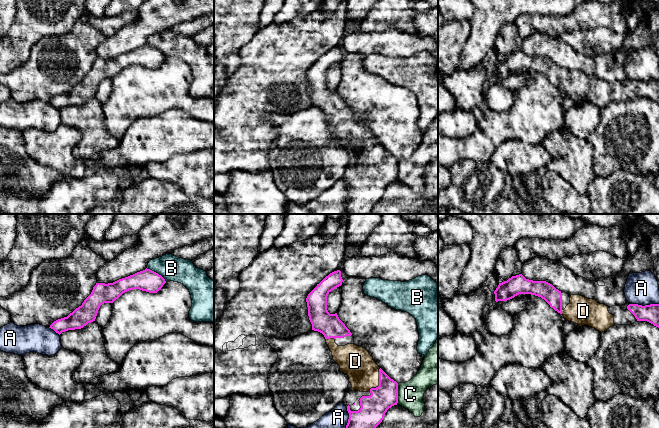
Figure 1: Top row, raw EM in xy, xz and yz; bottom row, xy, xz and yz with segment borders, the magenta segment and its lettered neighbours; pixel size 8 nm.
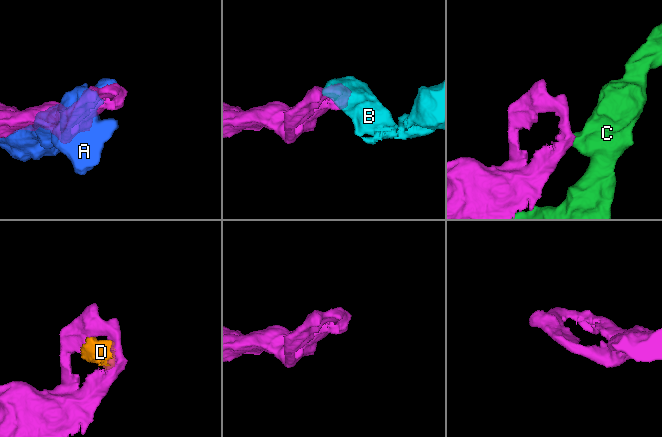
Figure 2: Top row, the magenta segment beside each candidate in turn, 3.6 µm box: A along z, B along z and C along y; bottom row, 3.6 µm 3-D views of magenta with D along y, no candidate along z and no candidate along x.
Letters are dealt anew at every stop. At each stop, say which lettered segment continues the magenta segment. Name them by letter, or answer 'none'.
D

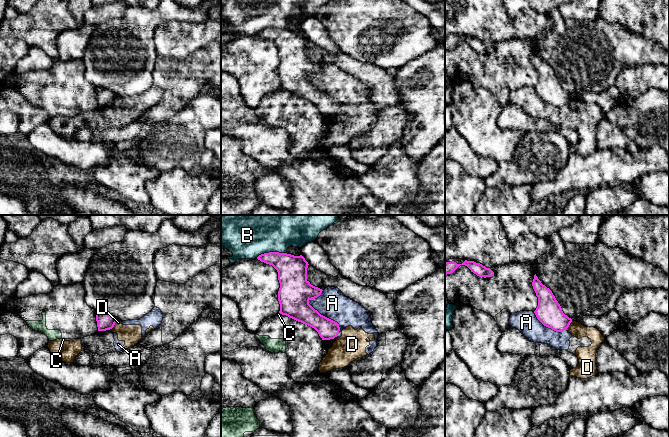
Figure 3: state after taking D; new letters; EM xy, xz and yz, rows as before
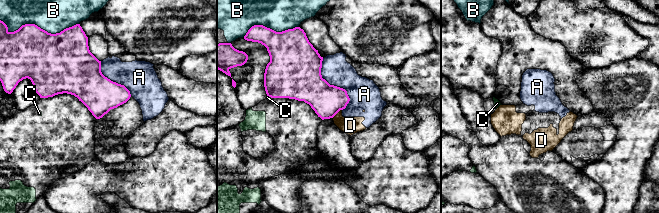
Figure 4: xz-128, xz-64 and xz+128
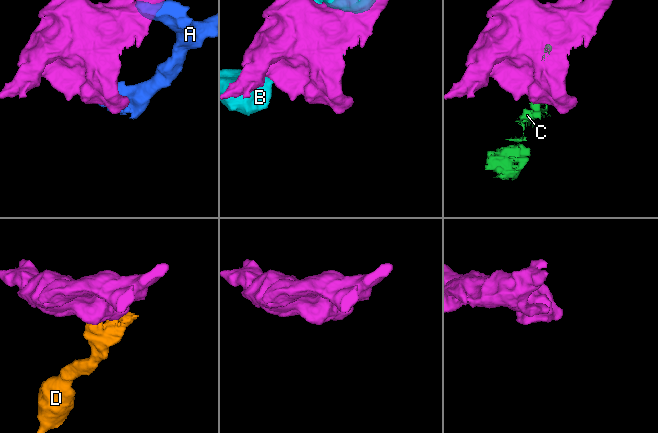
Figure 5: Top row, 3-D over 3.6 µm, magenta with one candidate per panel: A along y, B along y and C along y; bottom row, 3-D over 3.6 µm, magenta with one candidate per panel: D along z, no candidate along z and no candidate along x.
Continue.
none

